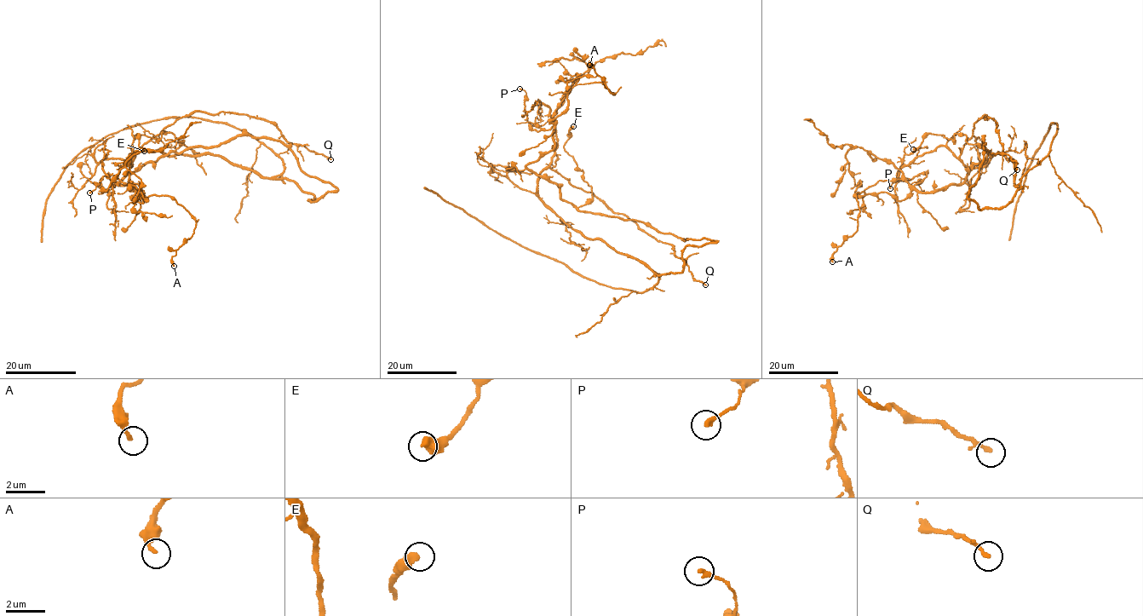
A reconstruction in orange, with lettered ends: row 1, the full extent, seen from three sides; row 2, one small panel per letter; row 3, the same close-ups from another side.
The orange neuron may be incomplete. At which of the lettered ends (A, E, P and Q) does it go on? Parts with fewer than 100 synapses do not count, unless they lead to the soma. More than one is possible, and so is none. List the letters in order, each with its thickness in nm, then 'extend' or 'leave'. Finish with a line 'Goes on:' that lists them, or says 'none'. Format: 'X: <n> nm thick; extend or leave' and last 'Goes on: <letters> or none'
A: 180 nm thick; leave
E: 500 nm thick; leave
P: 200 nm thick; leave
Q: 130 nm thick; leave
Goes on: none

